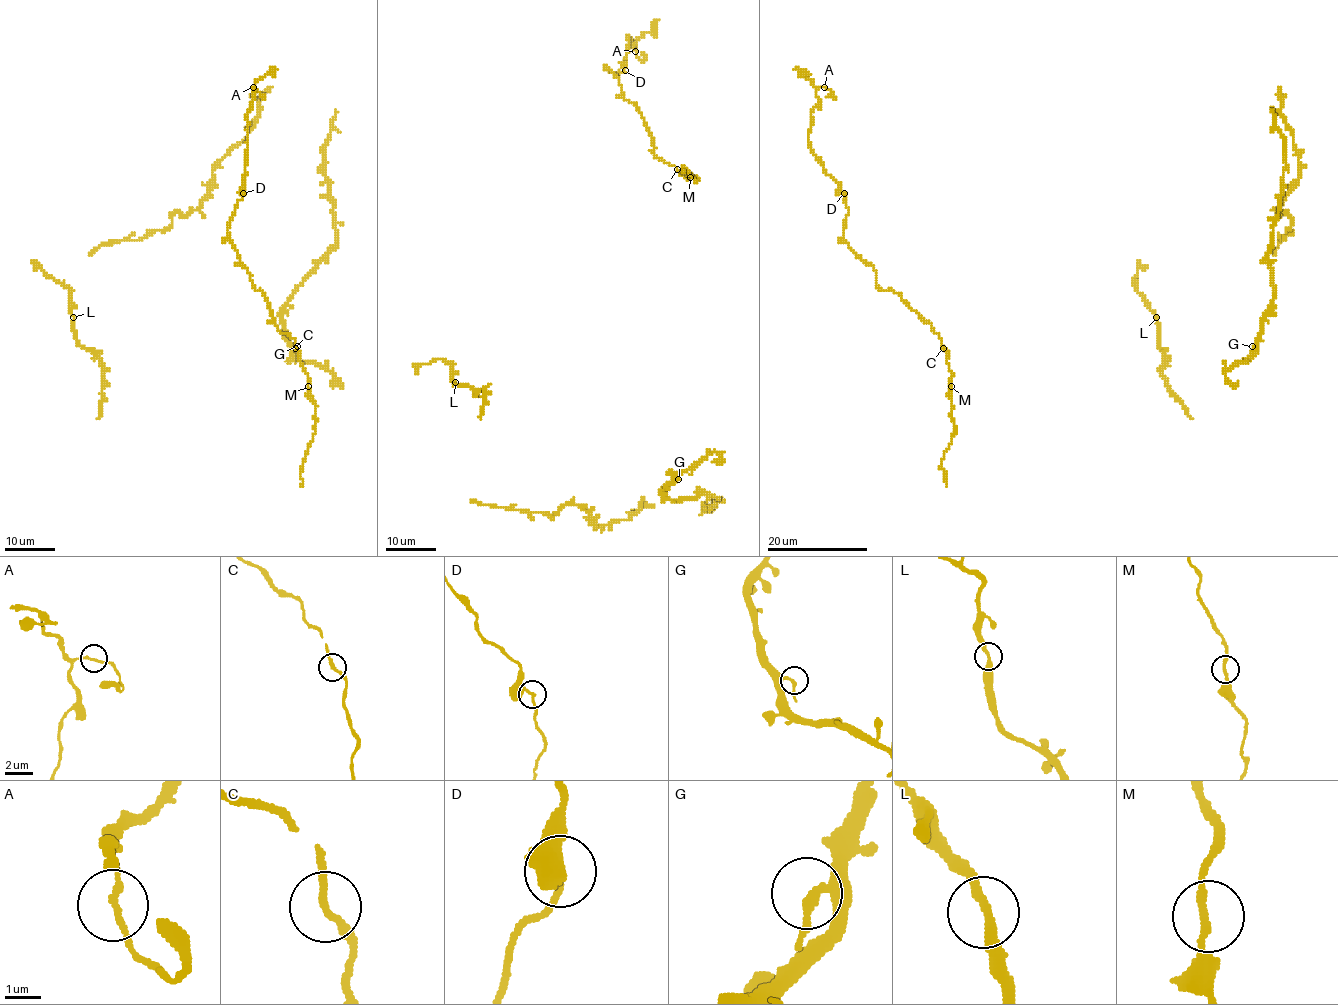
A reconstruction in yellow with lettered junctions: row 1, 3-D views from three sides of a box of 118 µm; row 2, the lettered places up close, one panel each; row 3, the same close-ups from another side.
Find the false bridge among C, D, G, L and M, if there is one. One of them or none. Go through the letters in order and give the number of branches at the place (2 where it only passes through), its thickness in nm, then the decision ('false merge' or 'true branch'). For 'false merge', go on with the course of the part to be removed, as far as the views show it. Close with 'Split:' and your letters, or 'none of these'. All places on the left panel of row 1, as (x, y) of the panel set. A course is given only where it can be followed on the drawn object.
C: 2 branches meet; 190 nm thick; true branch
D: 2 branches meet; 180 nm thick; true branch
G: 2 branches meet; 220 nm thick; true branch
L: 2 branches meet; 280 nm thick; true branch
M: 2 branches meet; 200 nm thick; true branch
Split: none of these

